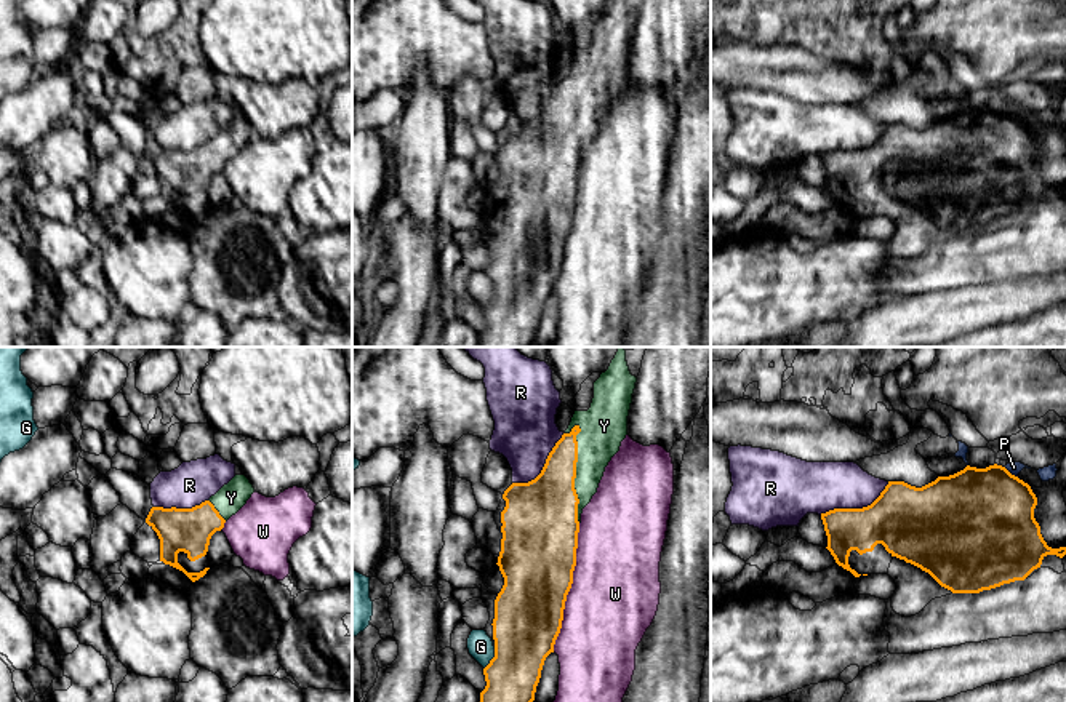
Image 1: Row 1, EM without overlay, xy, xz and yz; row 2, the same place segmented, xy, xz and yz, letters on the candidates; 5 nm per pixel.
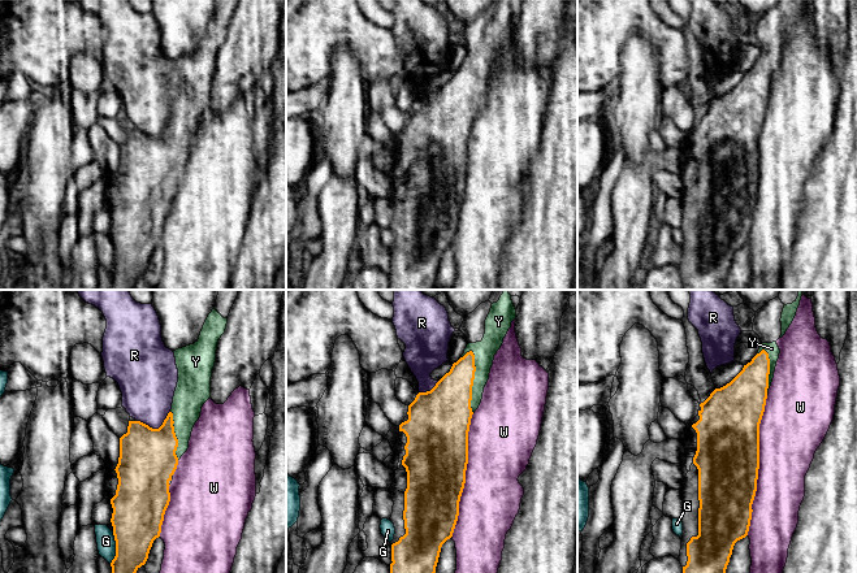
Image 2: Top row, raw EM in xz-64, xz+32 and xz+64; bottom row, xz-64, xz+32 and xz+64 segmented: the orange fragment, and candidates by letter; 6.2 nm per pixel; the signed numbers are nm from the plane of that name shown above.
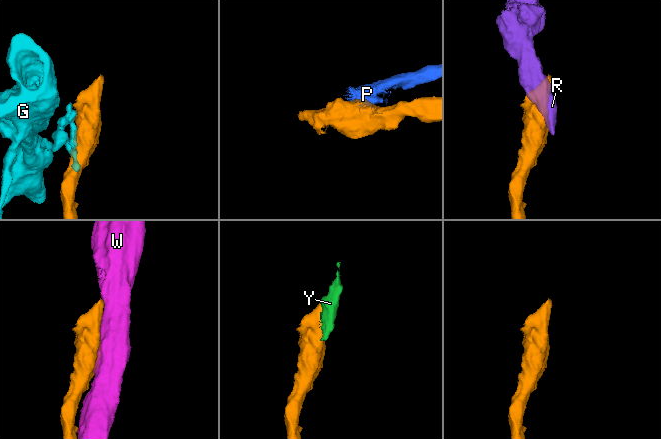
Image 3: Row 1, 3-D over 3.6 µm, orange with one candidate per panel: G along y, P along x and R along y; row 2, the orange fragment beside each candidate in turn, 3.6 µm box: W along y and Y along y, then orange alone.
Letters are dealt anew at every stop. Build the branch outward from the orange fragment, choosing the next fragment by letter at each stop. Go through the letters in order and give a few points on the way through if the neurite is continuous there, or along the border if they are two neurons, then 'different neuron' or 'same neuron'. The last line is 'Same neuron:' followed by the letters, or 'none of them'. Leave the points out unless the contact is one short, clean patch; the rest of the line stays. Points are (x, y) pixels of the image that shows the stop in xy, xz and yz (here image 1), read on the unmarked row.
G: border xz (495, 288), (495, 298), (484, 311); different neuron
P: border yz (1004, 109), (1017, 119); different neuron
R: different neuron
W: different neuron
Y: same neuron
Same neuron: Y

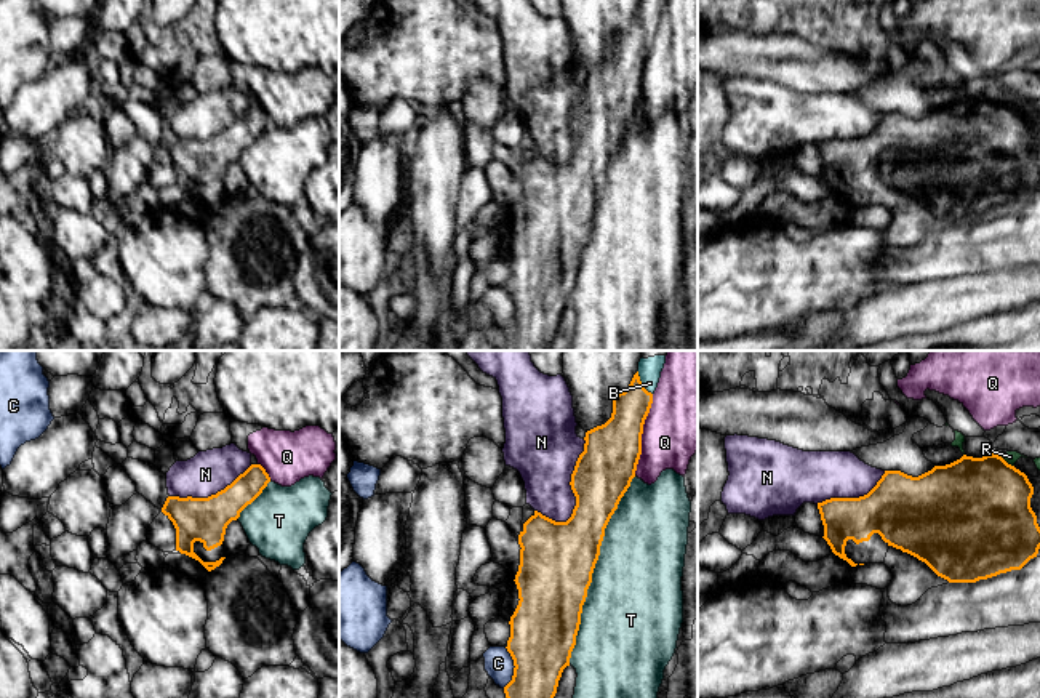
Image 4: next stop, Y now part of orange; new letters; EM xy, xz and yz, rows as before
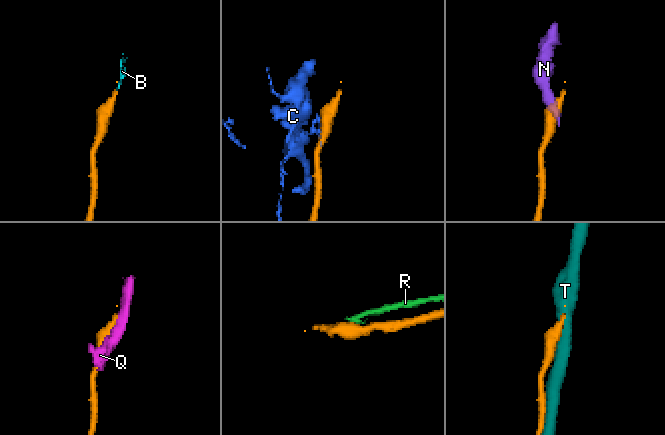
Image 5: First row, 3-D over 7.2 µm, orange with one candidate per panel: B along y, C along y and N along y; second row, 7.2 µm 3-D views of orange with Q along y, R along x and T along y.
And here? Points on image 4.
B: way xz (624, 69), (640, 24), (648, 12); same neuron
C: border xz (506, 288), (512, 301), (514, 316), (503, 328); different neuron
N: different neuron
Q: different neuron
R: border yz (1000, 98), (1013, 108); different neuron
T: different neuron
Same neuron: B

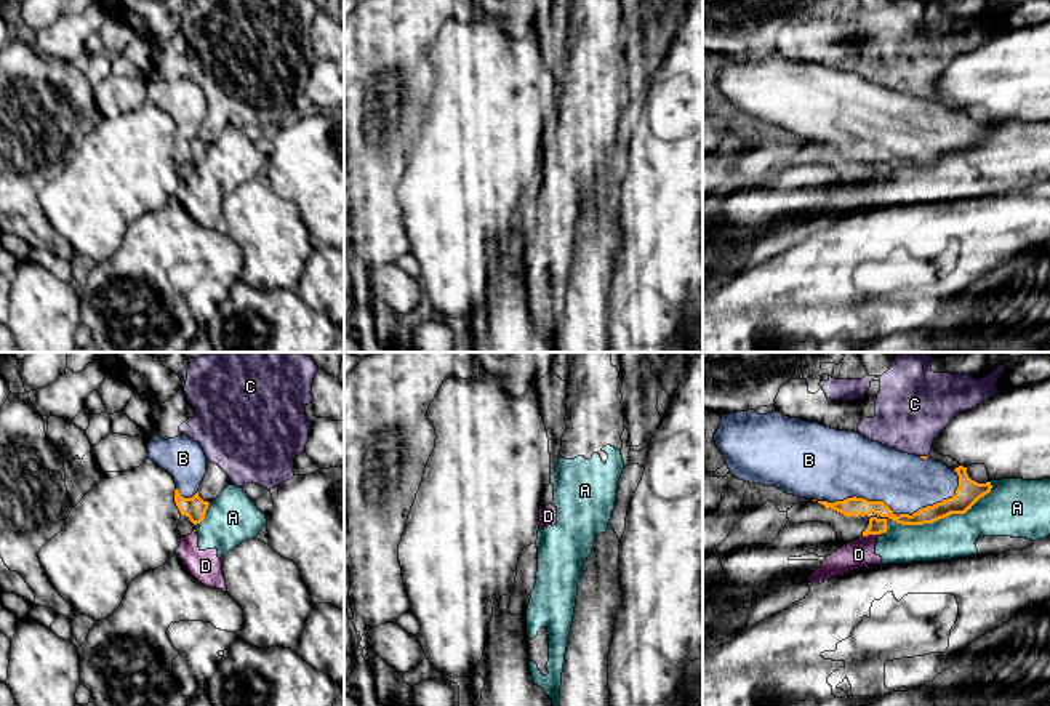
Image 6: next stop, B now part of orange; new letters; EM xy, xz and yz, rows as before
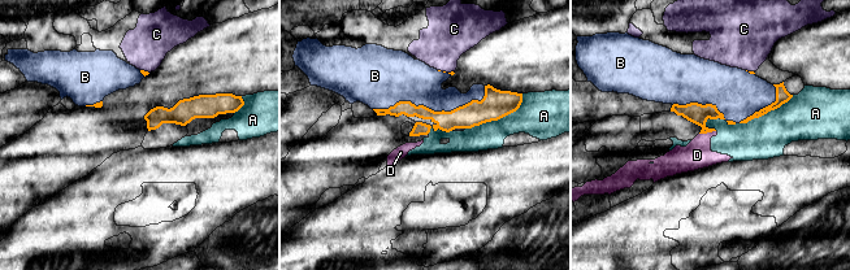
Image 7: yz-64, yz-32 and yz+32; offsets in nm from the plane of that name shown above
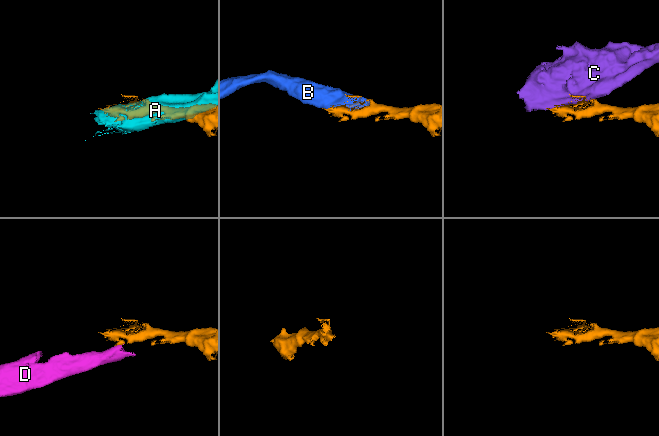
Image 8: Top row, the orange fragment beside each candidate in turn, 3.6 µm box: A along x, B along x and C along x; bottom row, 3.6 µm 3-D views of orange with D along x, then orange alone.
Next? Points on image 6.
A: different neuron
B: same neuron
C: border yz (921, 96), (927, 98); different neuron
D: border yz (882, 173), (863, 178); different neuron
Same neuron: B

